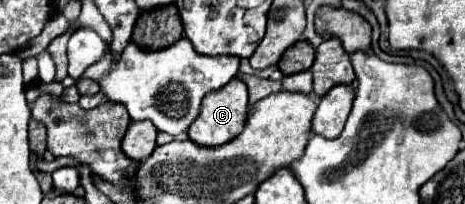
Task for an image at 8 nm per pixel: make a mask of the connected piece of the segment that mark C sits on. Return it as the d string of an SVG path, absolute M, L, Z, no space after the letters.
M238 78L234 82L228 82L222 90L216 90L214 94L208 94L206 100L202 100L202 112L200 116L190 124L188 134L190 140L200 146L220 146L240 134L244 120L248 112L248 90L246 84L242 84Z

